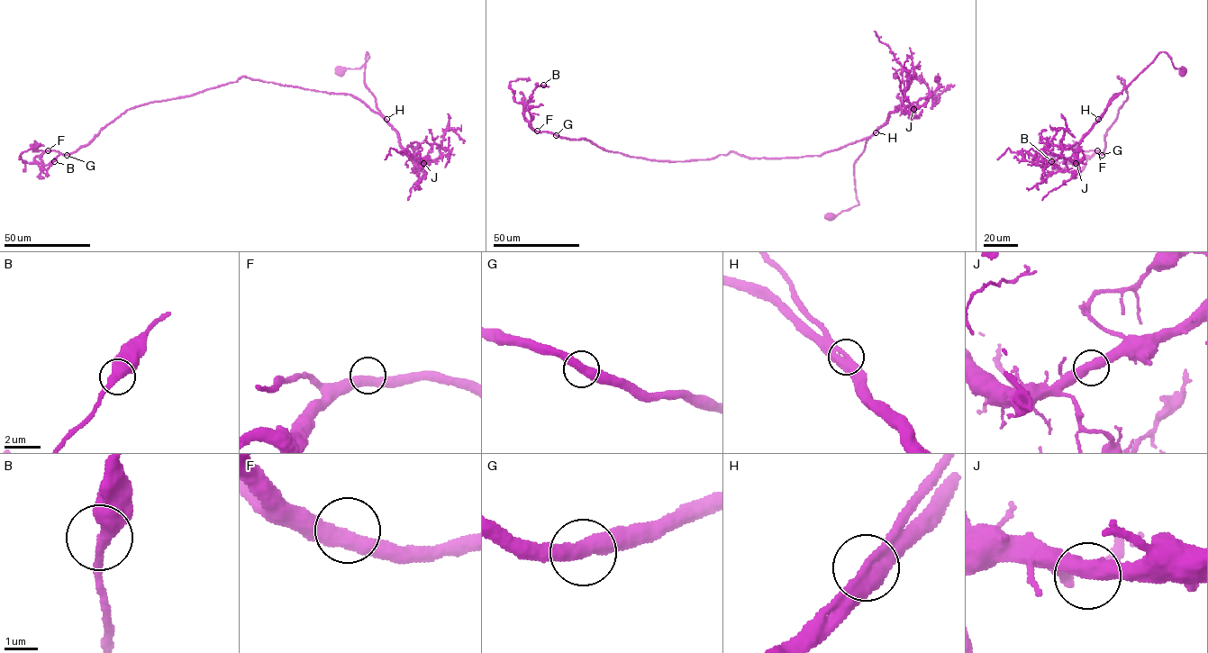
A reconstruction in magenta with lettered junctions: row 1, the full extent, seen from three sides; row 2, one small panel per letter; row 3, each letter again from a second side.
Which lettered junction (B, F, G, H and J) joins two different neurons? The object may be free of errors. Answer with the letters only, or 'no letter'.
no letter

